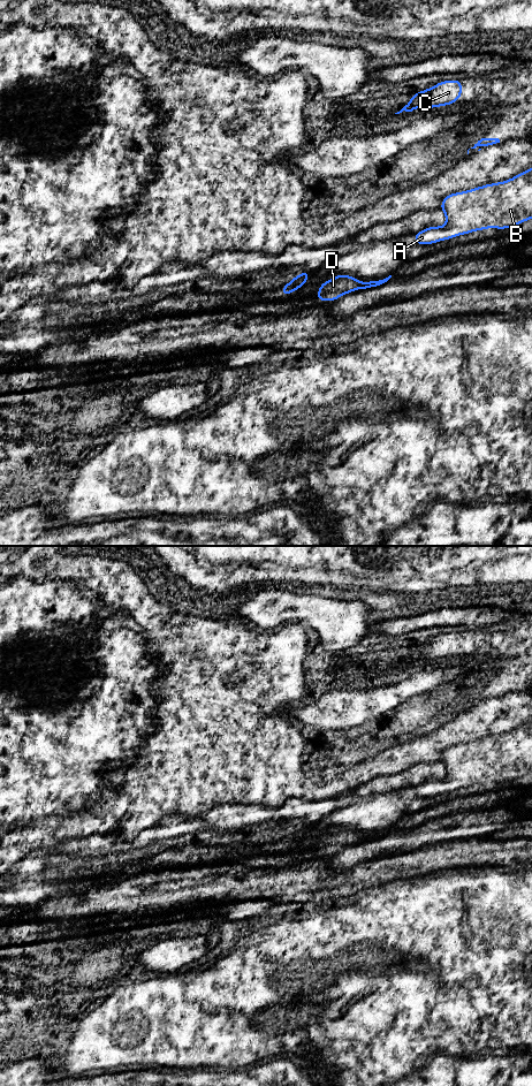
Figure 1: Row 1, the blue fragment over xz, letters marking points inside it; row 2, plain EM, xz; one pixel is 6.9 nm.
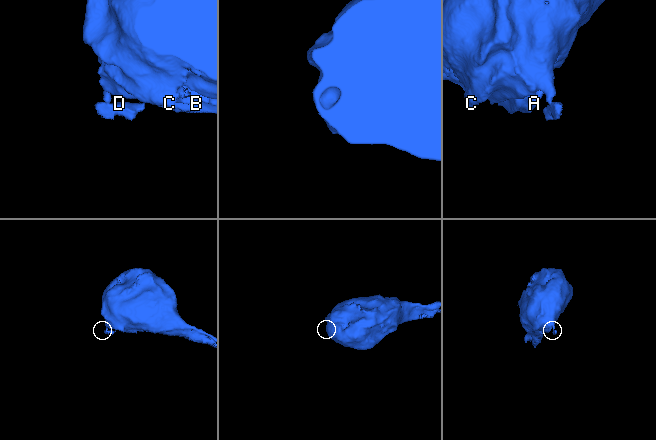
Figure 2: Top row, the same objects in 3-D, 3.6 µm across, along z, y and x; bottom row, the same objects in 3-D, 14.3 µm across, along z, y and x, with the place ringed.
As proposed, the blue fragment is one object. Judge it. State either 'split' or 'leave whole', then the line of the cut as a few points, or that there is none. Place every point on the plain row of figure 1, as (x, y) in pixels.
split; cut in xz along (302, 825), (309, 828)

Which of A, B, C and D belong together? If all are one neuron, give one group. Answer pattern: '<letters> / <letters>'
A B C / D

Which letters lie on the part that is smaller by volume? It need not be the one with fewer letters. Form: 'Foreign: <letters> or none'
Foreign: D

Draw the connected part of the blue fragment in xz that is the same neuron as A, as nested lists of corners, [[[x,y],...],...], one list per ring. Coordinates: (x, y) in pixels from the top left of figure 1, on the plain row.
[[[532,721],[504,735],[449,746],[439,761],[446,767],[446,777],[415,787],[415,797],[433,797],[486,781],[517,779],[532,772]]]

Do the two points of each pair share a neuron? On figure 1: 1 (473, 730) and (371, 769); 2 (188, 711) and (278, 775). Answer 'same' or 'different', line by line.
1: same
2: same

